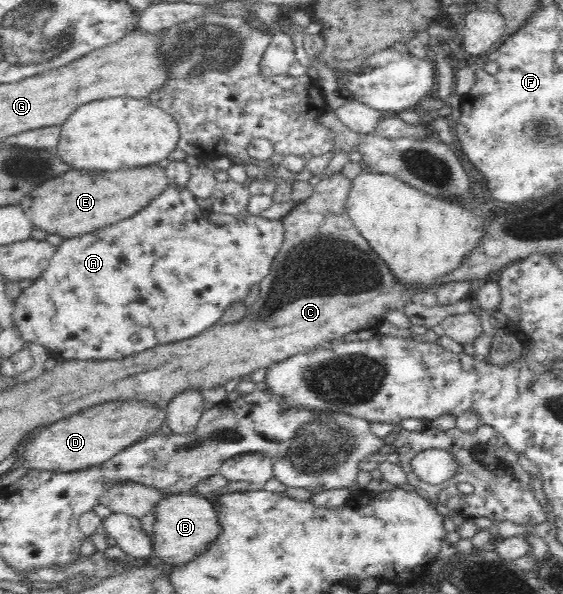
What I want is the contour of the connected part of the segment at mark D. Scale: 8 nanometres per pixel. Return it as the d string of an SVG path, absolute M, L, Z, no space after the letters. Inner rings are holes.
M136 399L108 400L35 431L33 439L27 445L20 446L16 466L71 472L99 465L133 443L139 443L143 437L160 431L166 418L165 408L155 404Z

